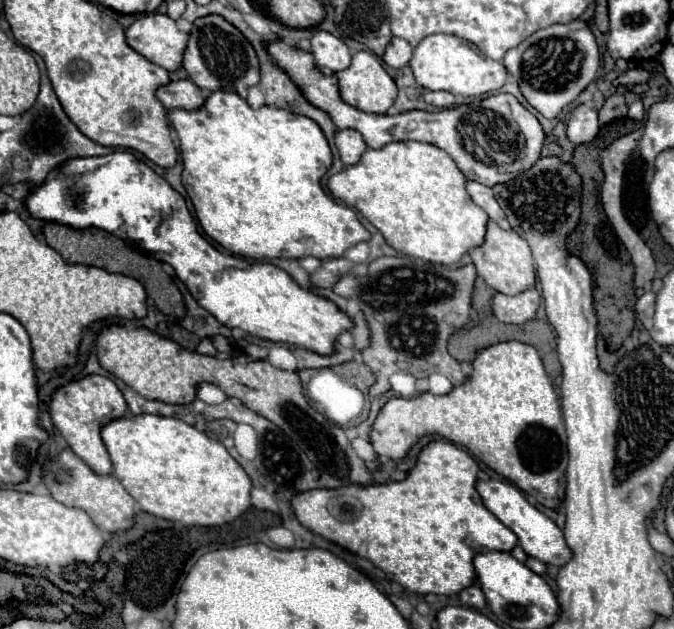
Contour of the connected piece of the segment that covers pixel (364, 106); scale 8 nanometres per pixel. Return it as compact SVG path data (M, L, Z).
M354 52L352 54L352 64L346 70L336 72L338 78L338 90L340 96L346 104L362 110L362 112L376 112L376 114L384 114L396 98L396 84L394 80L388 76L388 72L382 68L380 60L376 54L372 52Z

